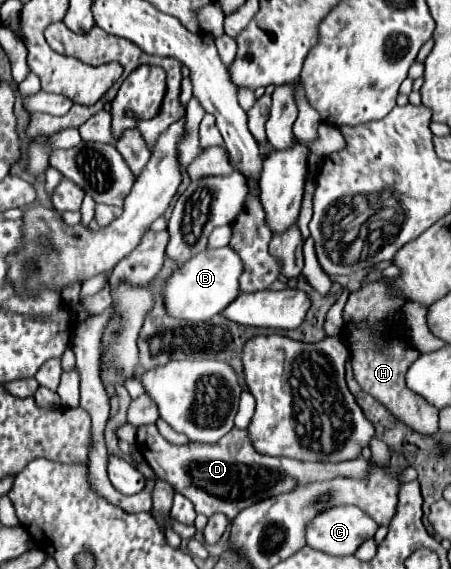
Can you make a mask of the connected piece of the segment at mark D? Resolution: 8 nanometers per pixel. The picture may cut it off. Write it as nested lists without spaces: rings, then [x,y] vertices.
[[[139,425],[137,427],[137,447],[145,461],[155,471],[155,477],[167,481],[177,493],[193,499],[217,499],[225,497],[225,515],[233,519],[237,513],[249,505],[263,501],[265,497],[275,497],[291,493],[301,485],[313,481],[329,481],[337,477],[365,479],[371,467],[369,459],[353,459],[345,463],[307,463],[287,457],[271,457],[255,451],[249,433],[245,429],[233,427],[219,443],[189,443],[189,445],[171,445],[165,441],[157,425]]]

